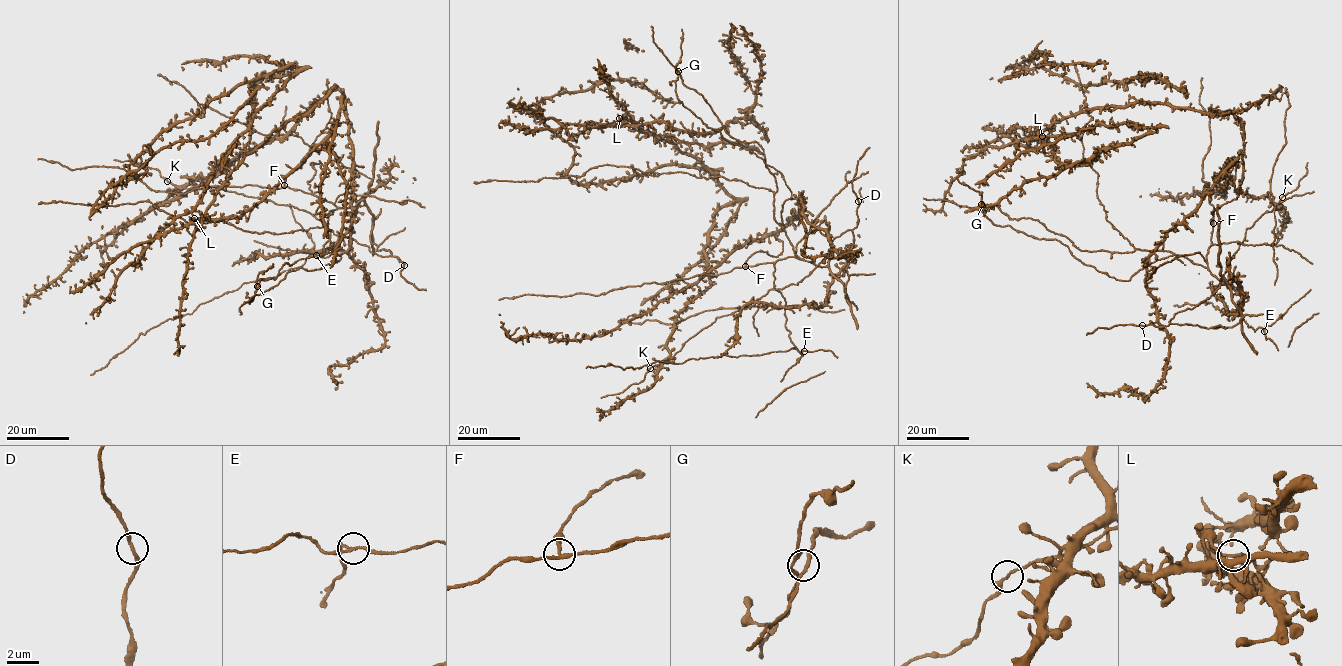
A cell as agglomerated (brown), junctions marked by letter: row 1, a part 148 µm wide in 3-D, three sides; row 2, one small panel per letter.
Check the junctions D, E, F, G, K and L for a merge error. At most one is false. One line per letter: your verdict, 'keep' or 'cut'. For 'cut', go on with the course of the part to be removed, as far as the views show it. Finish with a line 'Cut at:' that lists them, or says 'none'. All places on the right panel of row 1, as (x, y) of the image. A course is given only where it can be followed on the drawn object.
D: keep
E: cut | (1264, 331), (1310, 289)
F: keep
G: keep
K: keep
L: keep
Cut at: E

